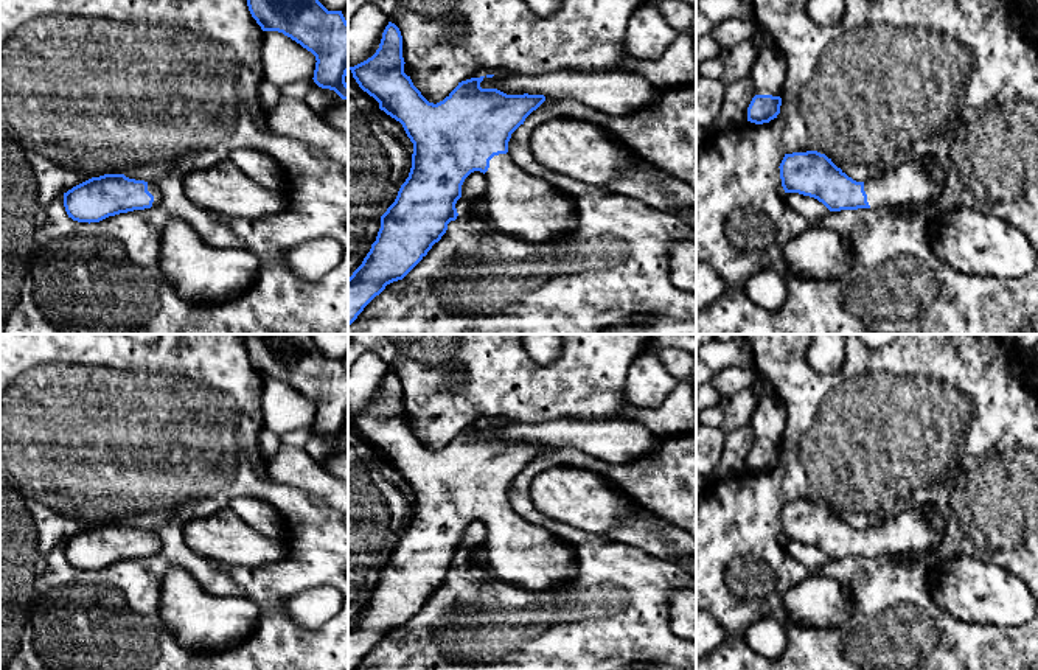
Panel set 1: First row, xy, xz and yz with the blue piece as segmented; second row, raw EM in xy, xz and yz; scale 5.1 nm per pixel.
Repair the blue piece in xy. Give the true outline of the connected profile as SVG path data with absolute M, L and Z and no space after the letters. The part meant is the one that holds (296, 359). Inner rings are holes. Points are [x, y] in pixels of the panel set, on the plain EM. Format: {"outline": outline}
{"outline": "M242 334L249 359L263 379L278 379L315 404L314 431L348 448L348 370L342 359L328 359L311 334Z"}

